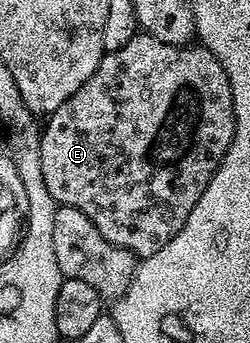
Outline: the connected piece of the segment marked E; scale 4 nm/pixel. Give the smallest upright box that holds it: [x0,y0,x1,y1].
[39,34,234,258]

